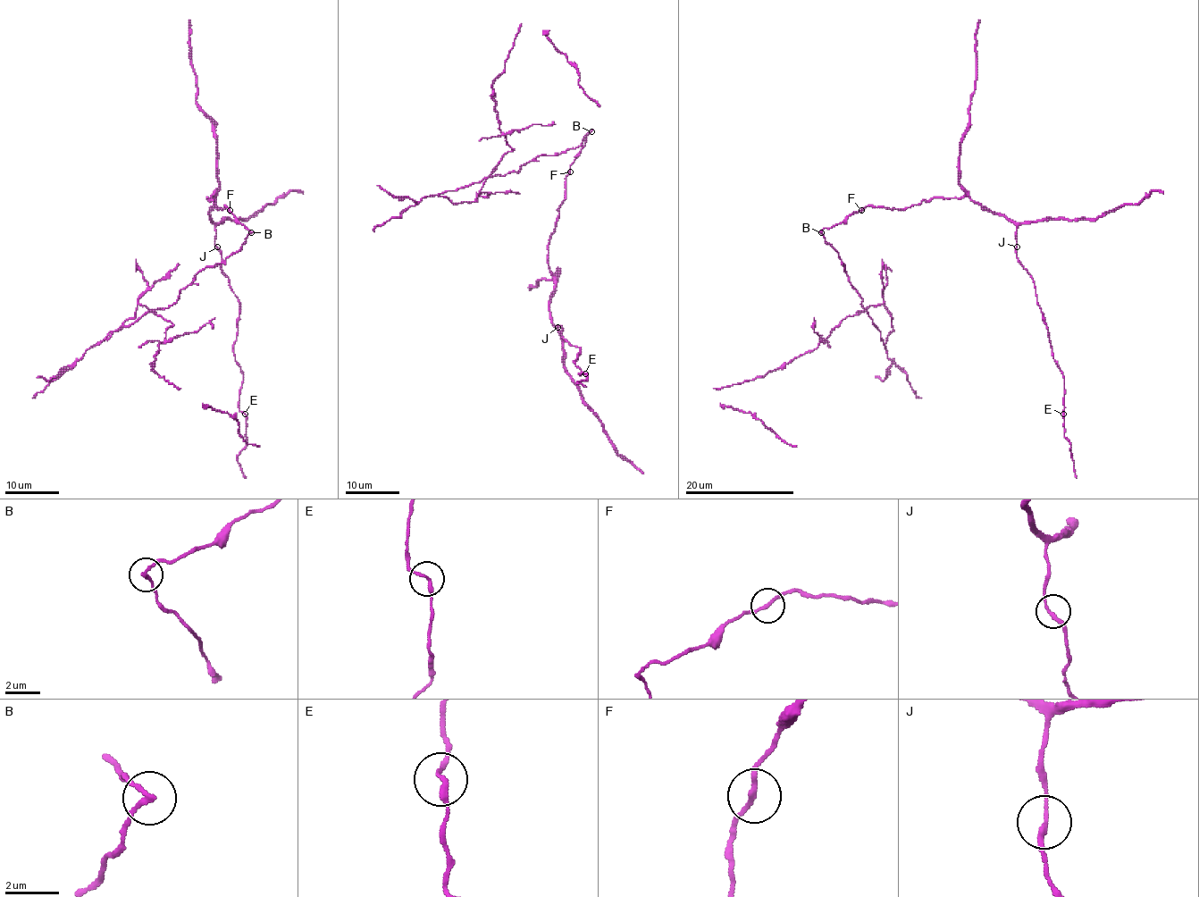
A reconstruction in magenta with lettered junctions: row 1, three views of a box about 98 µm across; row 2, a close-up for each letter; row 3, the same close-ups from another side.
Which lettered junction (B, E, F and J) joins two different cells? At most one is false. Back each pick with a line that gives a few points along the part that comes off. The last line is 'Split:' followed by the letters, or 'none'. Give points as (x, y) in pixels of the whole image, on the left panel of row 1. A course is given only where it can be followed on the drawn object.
Split: B

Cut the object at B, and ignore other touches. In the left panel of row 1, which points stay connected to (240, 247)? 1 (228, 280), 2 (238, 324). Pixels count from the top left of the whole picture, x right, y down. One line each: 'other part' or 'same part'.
1: other part
2: other part

